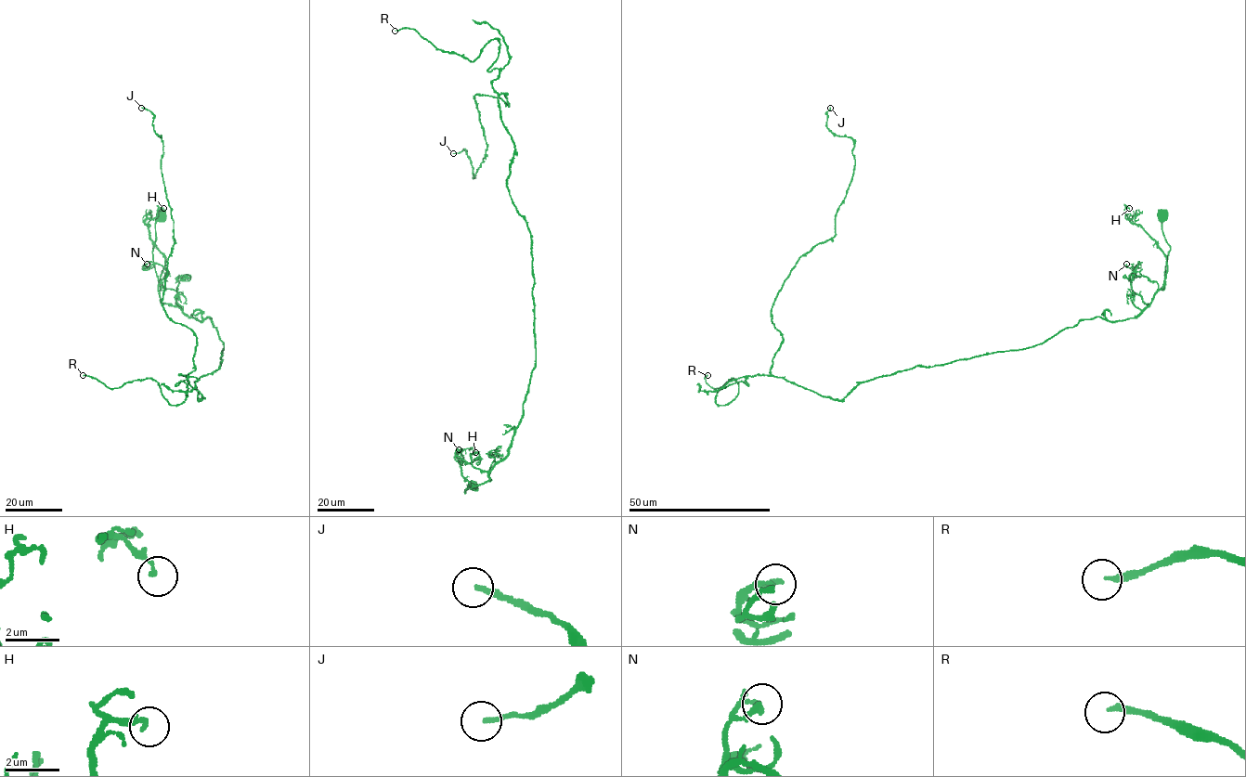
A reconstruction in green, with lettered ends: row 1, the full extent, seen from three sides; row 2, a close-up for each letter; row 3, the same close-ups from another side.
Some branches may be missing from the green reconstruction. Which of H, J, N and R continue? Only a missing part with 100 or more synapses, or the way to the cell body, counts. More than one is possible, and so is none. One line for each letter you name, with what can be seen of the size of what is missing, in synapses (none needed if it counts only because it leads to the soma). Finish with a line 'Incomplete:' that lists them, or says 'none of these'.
R: 110 synapses
Incomplete: R

